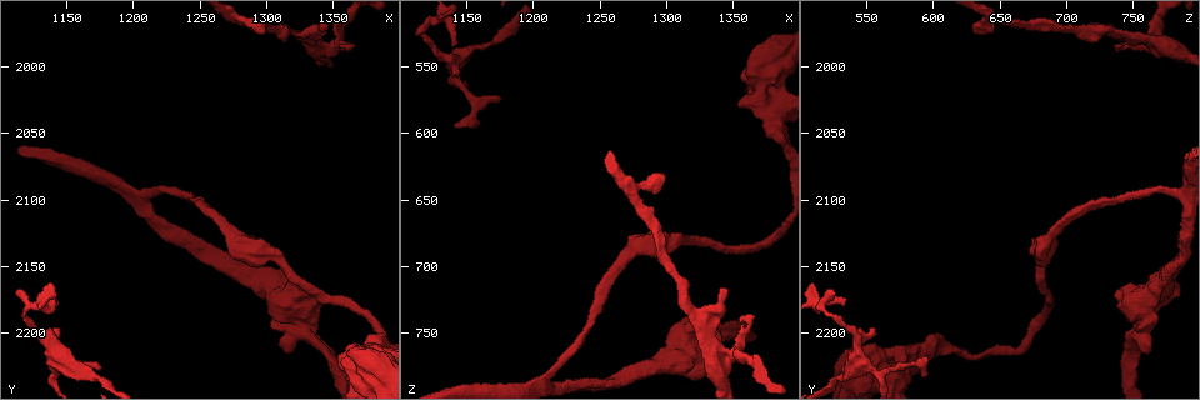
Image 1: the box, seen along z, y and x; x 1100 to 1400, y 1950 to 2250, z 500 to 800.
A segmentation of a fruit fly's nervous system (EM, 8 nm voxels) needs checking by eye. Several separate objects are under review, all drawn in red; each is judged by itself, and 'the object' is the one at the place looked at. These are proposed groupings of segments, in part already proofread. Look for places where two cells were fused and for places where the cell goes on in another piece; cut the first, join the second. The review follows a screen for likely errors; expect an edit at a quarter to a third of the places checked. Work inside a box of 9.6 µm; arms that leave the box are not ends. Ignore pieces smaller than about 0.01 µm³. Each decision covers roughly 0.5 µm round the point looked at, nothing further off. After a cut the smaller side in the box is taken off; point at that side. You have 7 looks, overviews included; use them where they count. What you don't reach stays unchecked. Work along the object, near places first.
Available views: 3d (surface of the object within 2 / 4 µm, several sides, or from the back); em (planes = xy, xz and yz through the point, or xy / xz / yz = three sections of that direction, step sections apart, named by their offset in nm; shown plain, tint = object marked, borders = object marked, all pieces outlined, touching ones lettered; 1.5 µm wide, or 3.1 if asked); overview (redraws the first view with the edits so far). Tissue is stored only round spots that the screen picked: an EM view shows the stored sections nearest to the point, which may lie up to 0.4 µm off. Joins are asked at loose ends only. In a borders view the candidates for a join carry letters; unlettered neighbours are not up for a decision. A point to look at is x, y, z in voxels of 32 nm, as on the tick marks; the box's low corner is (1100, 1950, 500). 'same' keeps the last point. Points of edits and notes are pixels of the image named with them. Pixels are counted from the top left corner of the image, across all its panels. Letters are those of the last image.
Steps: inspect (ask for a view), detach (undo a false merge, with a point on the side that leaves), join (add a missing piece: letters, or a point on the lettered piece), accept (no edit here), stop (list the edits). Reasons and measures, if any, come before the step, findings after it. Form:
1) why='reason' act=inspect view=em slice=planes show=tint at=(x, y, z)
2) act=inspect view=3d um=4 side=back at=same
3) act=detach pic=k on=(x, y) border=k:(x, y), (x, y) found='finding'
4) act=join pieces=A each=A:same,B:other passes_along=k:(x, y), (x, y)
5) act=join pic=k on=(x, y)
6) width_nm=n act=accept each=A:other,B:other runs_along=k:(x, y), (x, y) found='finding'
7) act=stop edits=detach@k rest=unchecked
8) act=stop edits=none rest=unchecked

why='a fork' act=inspect view=em slice=planes show=tint at=(1338, 1988, 780)

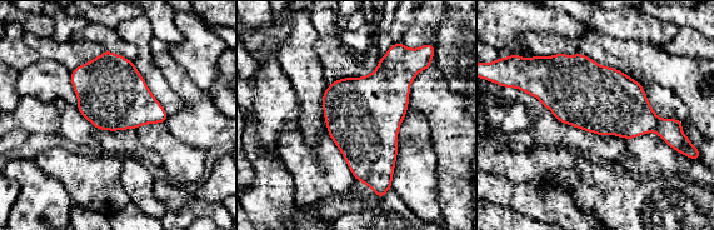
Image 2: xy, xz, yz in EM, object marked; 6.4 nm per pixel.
why='see the neighbours' act=inspect view=em slice=planes show=borders at=same

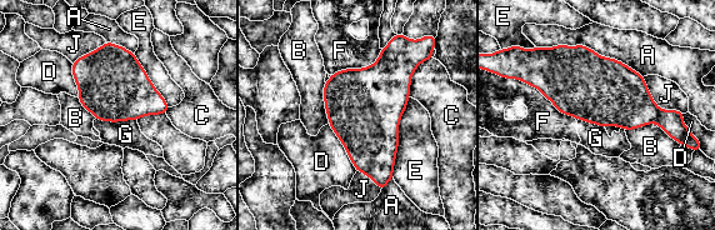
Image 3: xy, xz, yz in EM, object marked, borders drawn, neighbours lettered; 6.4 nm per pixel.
act=accept each=A:other,B:other,C:other,D:other,E:other,F:other,G:other,J:other border=3:(95, 118), (103, 121), (136, 120) found='one cell here'

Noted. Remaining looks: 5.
why='thick end' act=inspect view=3d um=4 at=(1308, 2178, 742)

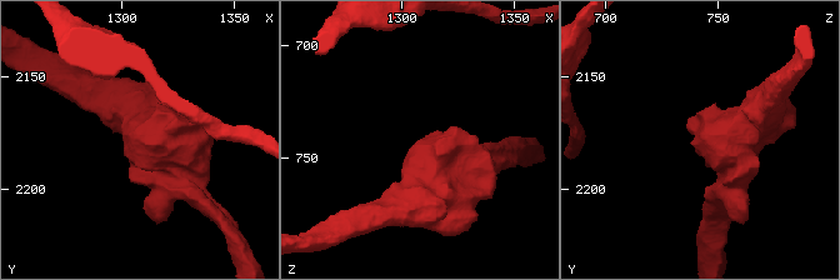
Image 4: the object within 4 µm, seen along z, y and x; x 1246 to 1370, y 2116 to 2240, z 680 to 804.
act=inspect view=em slice=xy step=4 show=borders at=(1307, 2180, 743)

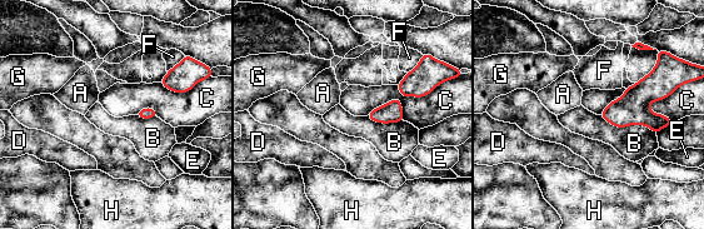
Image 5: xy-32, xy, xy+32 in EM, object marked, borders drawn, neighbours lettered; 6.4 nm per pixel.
act=inspect view=em slice=yz step=8 show=borders at=same

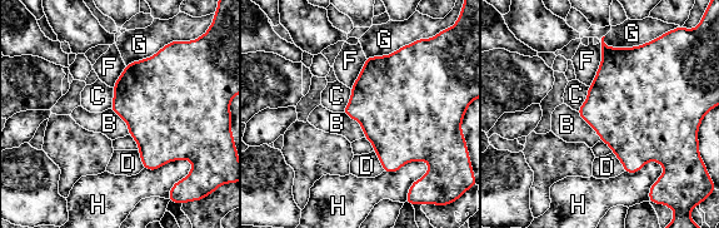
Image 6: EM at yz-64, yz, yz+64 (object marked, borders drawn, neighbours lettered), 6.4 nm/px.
longest_contact=G:320nm act=accept each=B:other,C:other,D:other,F:other,G:other,H:other border=6:(343, 113), (359, 123), (365, 137) found='none of them fits'

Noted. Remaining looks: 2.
why='branch stops here' act=inspect view=em slice=xy step=8 show=tint at=(1144, 2178, 532)

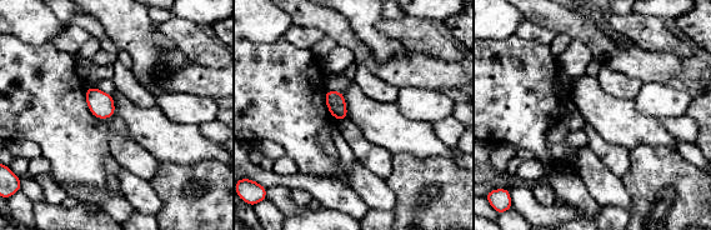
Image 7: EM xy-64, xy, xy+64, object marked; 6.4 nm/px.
why='another direction' act=inspect view=em slice=planes show=borders at=same

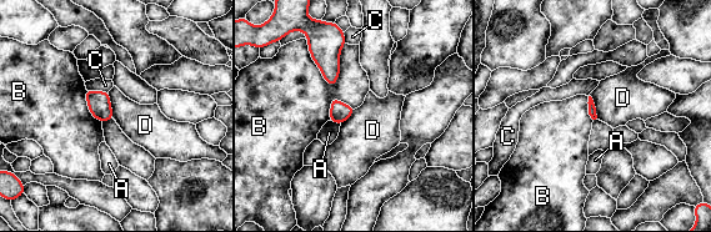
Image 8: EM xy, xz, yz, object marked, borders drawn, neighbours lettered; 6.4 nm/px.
act=join pieces=D each=A:other,B:other,C:other,D:same found='it goes on there'

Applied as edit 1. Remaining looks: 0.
act=stop edits=join@8 rest=unchecked

